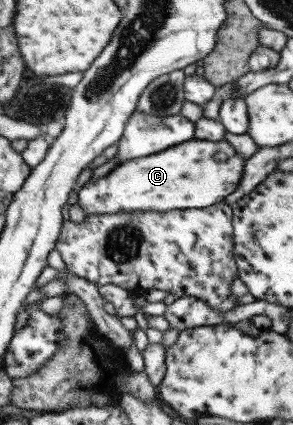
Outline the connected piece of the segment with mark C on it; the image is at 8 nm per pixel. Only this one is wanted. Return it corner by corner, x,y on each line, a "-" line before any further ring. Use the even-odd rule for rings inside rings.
193,137
189,141
154,153
152,156
140,157
116,165
102,178
77,186
76,205
83,209
86,216
131,211
163,212
171,209
205,208
222,202
227,195
233,193
239,184
244,161
234,153
234,149
225,140
202,141

